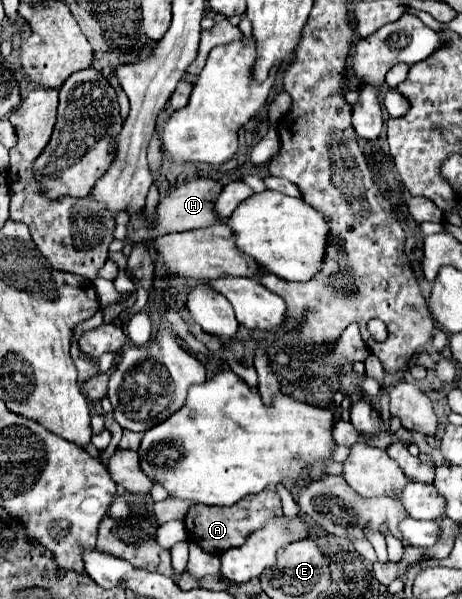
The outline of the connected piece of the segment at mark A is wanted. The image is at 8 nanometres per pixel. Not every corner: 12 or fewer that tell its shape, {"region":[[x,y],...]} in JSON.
{"region":[[275,487],[231,507],[197,503],[187,537],[207,553],[241,547],[283,513]]}

